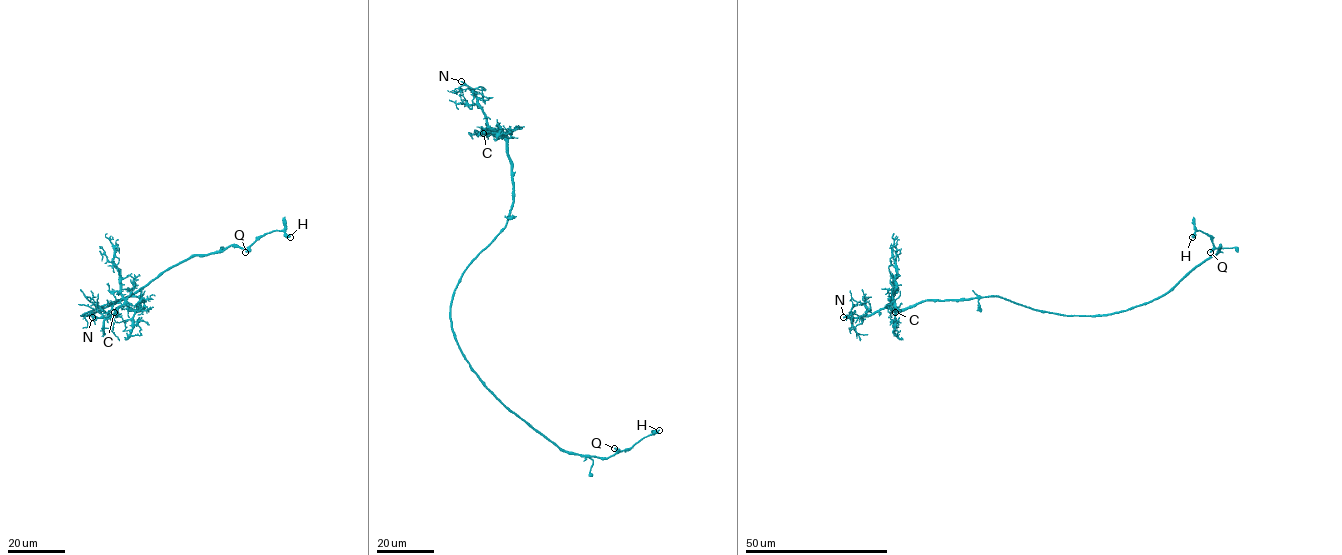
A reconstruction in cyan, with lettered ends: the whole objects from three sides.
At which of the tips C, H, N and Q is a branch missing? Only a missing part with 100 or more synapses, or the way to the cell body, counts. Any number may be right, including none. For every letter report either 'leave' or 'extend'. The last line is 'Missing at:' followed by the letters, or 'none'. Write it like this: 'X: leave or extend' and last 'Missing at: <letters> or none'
C: leave
H: leave
N: extend
Q: leave
Missing at: N

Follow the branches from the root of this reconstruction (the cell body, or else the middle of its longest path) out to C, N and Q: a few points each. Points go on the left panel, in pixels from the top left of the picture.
C: (82, 315), (125, 297), (143, 299), (135, 309), (122, 304), (114, 312)
N: (82, 315), (125, 297), (143, 299), (135, 309), (123, 304), (108, 317), (92, 317)
Q: (82, 315), (126, 299), (166, 269), (191, 257), (223, 252), (230, 246), (245, 247), (245, 252)

